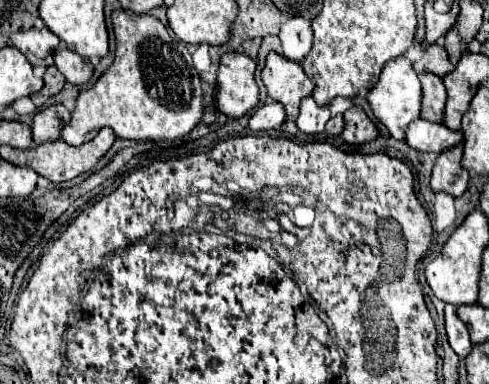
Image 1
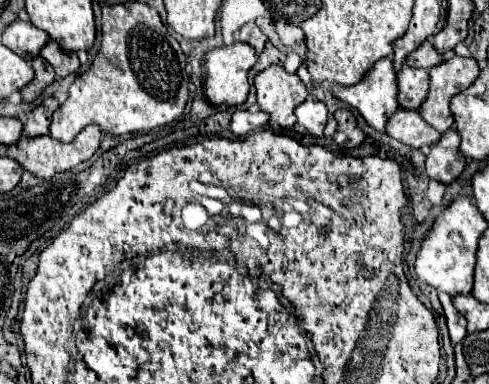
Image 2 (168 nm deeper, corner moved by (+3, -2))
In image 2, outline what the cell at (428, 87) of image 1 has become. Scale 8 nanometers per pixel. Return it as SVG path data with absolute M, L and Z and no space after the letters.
M403 64L403 68L397 72L397 84L399 84L399 106L407 110L419 110L427 96L429 72Z

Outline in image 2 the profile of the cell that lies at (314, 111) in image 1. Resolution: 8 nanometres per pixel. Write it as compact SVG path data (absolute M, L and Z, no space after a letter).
M307 98L303 104L295 108L297 124L303 126L313 136L323 136L323 128L327 124L327 106L319 100Z

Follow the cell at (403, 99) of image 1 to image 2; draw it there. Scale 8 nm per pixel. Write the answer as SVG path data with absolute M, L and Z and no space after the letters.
M391 58L377 60L365 80L353 86L331 86L331 92L341 102L355 108L365 122L375 130L385 130L387 118L397 112L397 76Z

